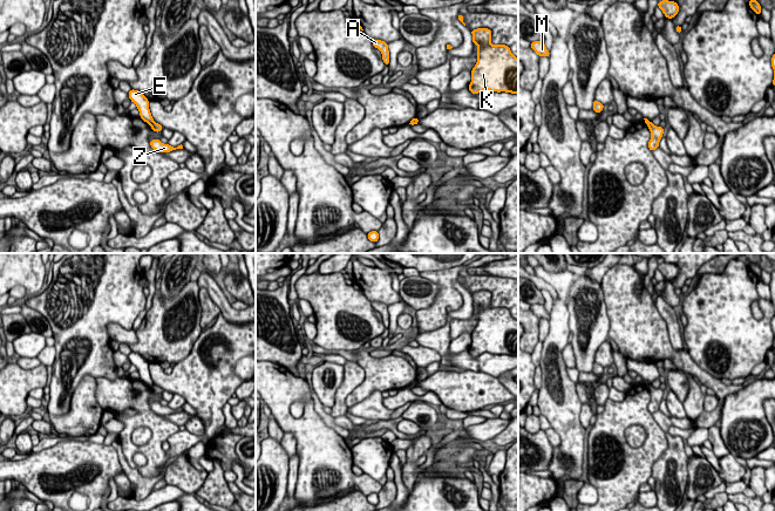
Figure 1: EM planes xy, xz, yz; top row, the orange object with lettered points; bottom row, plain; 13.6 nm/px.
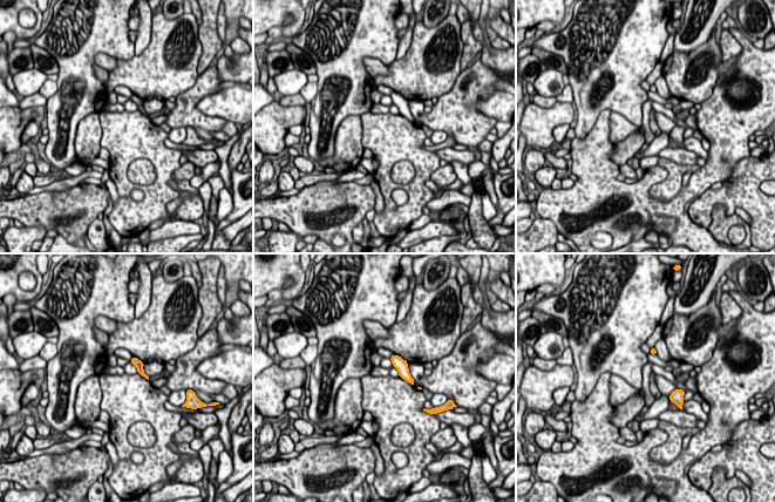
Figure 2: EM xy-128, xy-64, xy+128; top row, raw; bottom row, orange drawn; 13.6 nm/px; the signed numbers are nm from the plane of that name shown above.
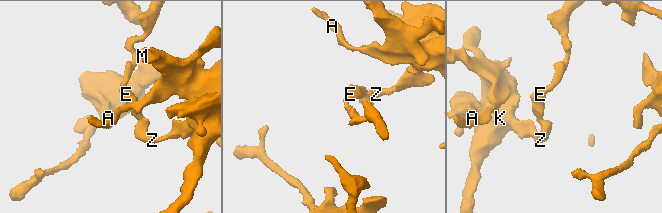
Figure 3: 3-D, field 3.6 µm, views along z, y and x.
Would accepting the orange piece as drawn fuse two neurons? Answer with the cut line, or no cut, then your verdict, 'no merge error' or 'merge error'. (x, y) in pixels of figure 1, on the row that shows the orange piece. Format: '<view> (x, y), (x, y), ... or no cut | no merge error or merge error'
xy (154, 121), (150, 125) | merge error

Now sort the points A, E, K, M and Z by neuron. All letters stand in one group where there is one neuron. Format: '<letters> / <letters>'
A K M Z / E

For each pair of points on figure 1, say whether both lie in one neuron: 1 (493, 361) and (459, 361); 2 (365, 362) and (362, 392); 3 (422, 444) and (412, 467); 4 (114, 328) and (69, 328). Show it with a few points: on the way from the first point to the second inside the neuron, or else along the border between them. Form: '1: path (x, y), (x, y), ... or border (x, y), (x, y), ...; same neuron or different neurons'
1: path (484, 362), (467, 361); same neuron
2: path (369, 369), (369, 385); same neuron
3: path (416, 450), (413, 454), (412, 461); same neuron
4: border (107, 325), (119, 324), (124, 328), (133, 329); different neurons

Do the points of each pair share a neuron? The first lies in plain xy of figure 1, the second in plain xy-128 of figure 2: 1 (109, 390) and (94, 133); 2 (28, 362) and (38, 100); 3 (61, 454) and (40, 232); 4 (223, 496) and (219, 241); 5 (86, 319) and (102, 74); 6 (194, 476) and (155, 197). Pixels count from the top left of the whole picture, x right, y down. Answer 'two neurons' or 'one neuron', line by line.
1: two neurons
2: one neuron
3: two neurons
4: one neuron
5: two neurons
6: one neuron

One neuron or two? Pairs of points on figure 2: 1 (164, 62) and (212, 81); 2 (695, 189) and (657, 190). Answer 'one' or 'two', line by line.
1: two
2: two

